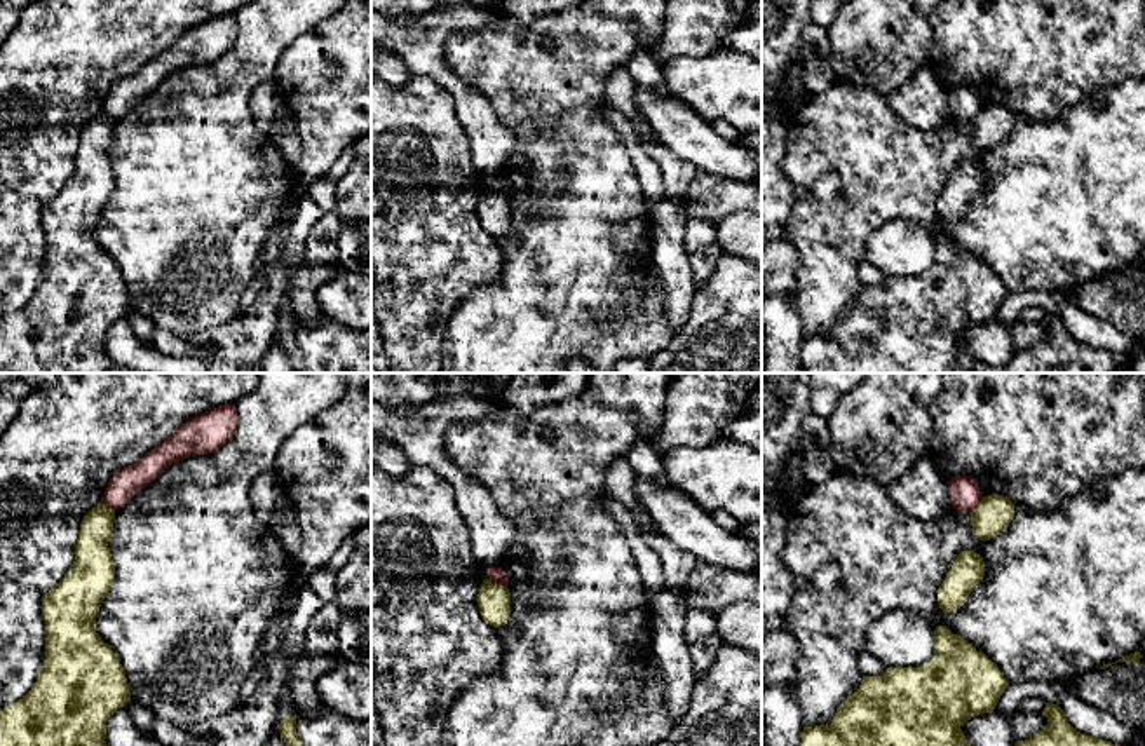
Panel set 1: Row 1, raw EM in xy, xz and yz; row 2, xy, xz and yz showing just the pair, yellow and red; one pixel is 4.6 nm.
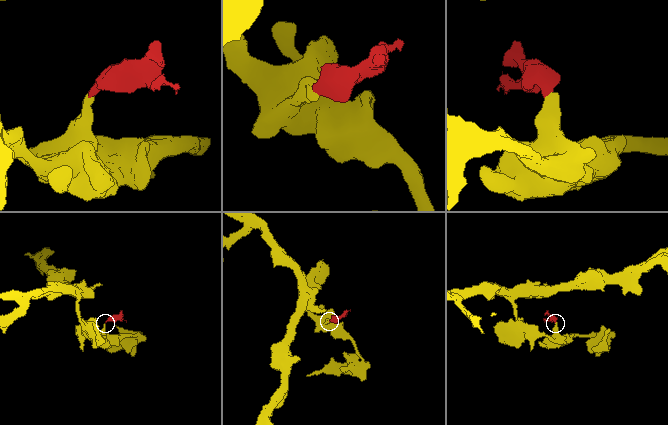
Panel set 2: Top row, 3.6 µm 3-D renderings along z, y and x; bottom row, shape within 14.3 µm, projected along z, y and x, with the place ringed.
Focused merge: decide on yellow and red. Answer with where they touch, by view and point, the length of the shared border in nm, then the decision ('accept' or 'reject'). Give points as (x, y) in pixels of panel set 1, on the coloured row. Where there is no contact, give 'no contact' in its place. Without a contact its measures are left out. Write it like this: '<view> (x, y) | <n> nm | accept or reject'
xz (495, 583) | 110 nm | reject

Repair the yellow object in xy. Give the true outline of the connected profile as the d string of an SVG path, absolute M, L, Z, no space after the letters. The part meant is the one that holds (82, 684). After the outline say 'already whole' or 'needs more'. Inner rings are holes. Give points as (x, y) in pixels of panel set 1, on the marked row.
M101 502L84 516L71 568L54 589L42 596L45 661L31 690L19 702L0 709L0 746L108 746L105 741L106 722L131 701L119 655L96 633L98 610L115 580L115 563L108 547L113 521L115 511Z; already whole

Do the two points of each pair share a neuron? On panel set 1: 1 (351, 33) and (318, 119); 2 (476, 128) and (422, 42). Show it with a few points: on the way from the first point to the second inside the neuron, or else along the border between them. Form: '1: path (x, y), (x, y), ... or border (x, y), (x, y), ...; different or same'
1: path (351, 54), (351, 72), (338, 84), (333, 98); same
2: path (471, 107), (431, 63); same

